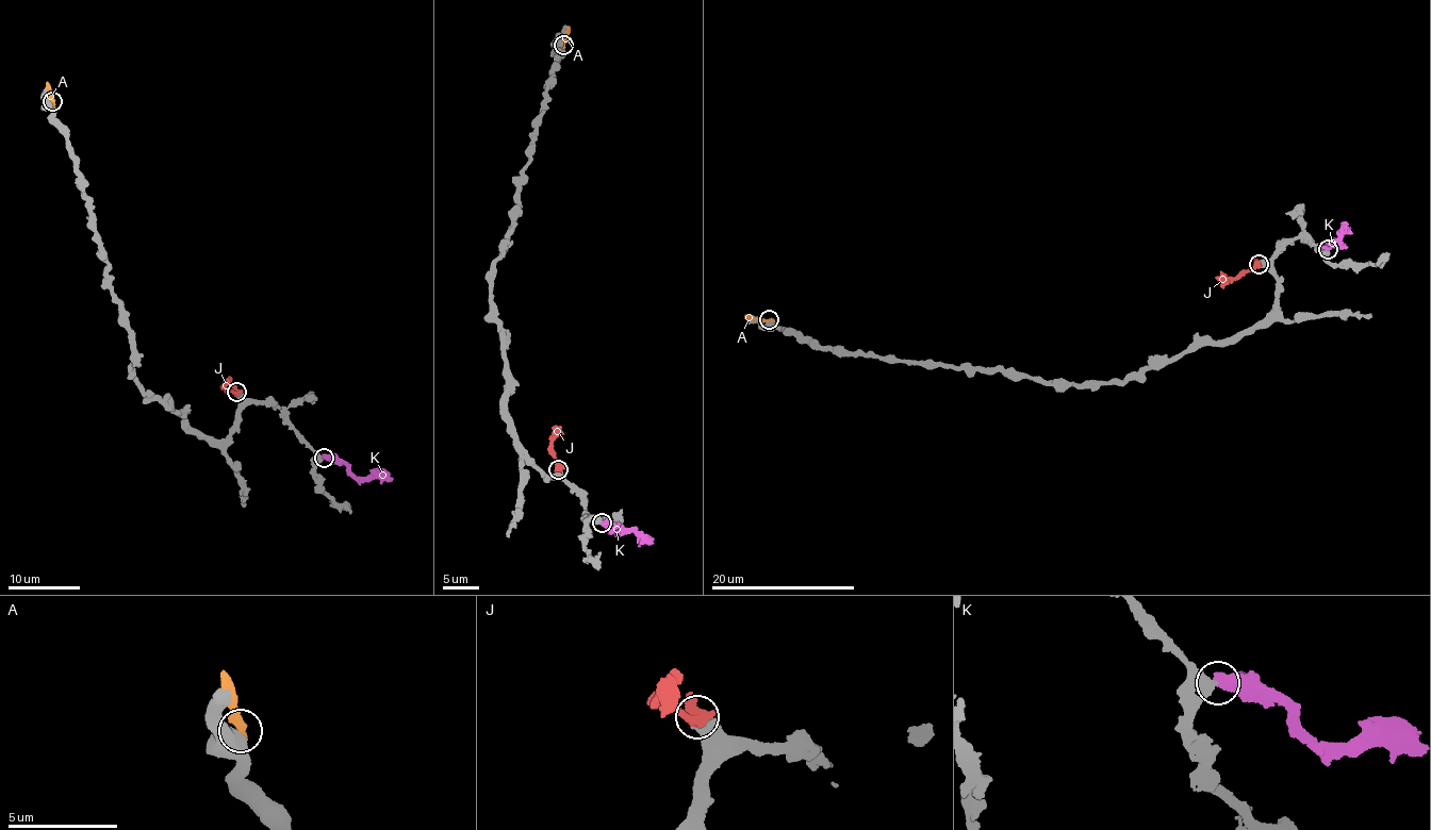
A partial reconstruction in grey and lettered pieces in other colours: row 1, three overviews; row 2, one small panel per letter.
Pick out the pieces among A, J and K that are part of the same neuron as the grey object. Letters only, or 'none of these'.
J

